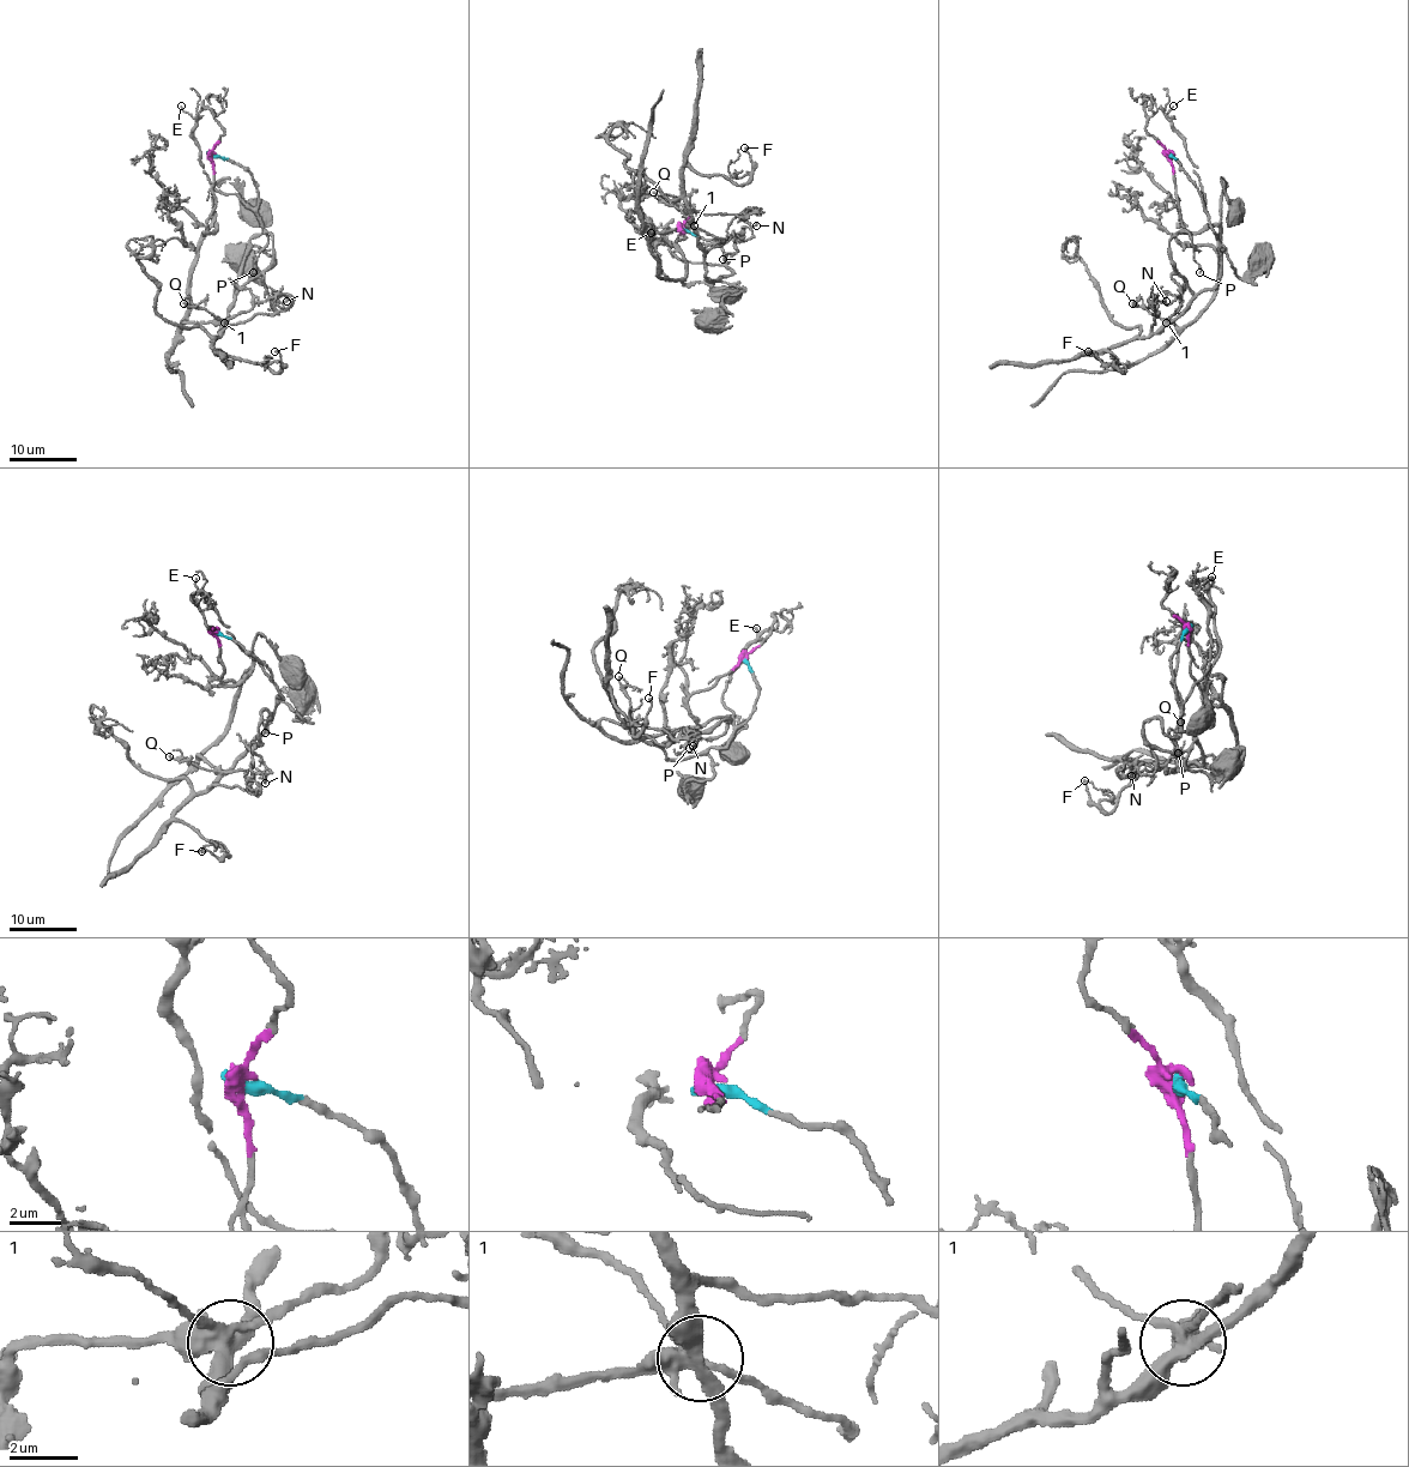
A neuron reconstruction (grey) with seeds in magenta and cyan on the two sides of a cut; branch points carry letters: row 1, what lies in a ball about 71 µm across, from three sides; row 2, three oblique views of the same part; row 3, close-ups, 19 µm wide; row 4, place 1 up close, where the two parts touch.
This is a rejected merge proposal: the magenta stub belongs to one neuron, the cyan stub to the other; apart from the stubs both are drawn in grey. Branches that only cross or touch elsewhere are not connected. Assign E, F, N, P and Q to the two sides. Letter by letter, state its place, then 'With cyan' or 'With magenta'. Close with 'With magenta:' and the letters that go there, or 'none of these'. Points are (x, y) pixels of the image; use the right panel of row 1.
E: Place: (1173, 106). With cyan
F: Place: (1088, 351). With cyan
N: Place: (1166, 301). With magenta
P: Place: (1199, 272). With cyan
Q: Place: (1132, 303). With magenta
With magenta: N, Q

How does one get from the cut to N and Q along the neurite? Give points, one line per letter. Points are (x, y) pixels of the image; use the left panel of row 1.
N: (210, 155), (210, 231), (215, 224), (198, 251), (181, 326), (229, 320), (255, 297), (279, 293), (286, 301)
Q: (210, 155), (215, 207), (210, 231), (215, 224), (198, 251), (181, 326), (217, 321), (206, 309), (182, 303)

